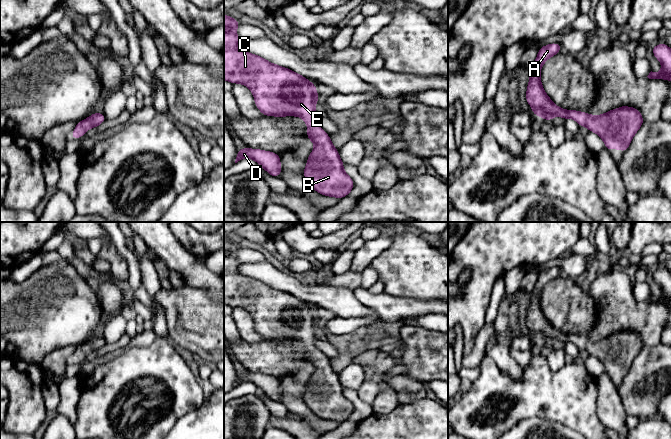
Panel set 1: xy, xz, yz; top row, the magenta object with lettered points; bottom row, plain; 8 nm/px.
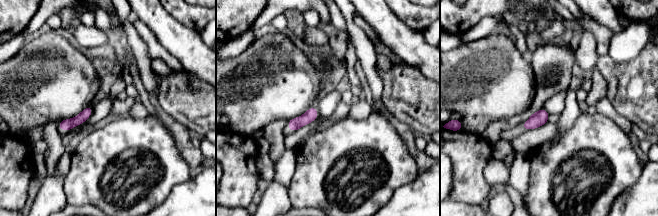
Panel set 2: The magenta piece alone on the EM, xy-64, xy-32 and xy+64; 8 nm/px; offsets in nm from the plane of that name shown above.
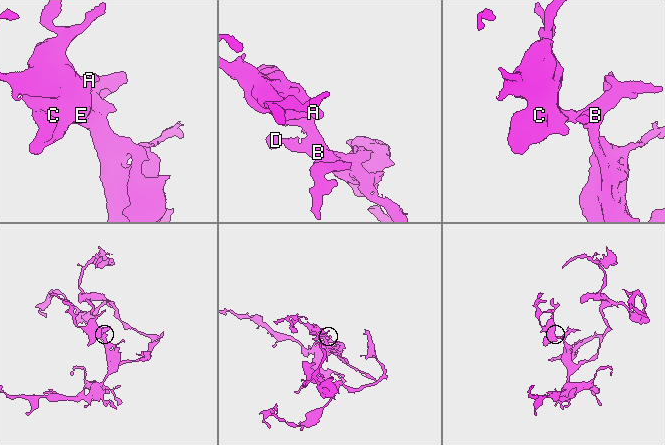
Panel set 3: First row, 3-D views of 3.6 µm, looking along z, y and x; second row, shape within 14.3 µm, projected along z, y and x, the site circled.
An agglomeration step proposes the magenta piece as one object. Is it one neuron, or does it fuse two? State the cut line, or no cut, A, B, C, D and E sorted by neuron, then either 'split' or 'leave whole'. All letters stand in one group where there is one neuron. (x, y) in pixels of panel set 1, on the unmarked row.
no cut; A B C D E; leave whole

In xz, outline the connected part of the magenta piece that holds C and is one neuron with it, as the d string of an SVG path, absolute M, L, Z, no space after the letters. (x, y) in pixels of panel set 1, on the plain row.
M224 238L224 304L250 312L256 331L266 340L298 340L308 350L306 363L315 367L303 398L319 418L336 422L347 420L354 406L343 393L331 364L315 344L315 328L320 323L315 308L300 298L242 275L236 258L240 249Z

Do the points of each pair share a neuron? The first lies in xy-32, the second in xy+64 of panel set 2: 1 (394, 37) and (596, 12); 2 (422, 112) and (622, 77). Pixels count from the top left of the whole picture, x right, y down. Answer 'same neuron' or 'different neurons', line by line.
1: same neuron
2: same neuron

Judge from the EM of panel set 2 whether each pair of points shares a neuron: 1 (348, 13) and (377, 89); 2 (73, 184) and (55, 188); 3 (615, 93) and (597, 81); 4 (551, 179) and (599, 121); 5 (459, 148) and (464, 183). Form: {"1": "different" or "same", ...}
{"1": "same", "2": "different", "3": "different", "4": "same", "5": "same"}

